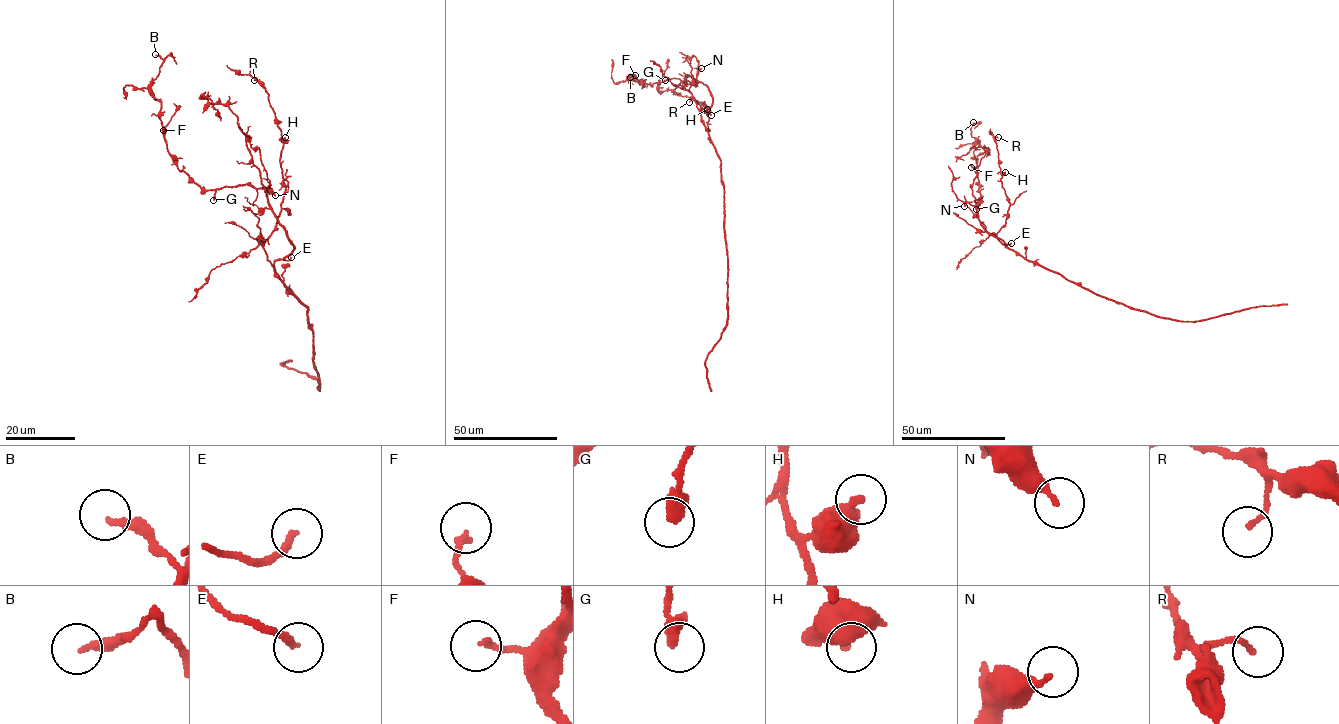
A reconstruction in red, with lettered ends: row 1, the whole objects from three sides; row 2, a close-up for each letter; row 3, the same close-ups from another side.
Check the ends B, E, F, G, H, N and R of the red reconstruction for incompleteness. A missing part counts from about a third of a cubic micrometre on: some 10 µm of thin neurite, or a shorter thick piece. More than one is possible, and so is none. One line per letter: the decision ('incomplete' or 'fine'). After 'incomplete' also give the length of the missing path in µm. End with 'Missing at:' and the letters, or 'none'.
B: fine
E: fine
F: fine
G: incomplete; missing 9 µm
H: fine
N: fine
R: fine
Missing at: G

